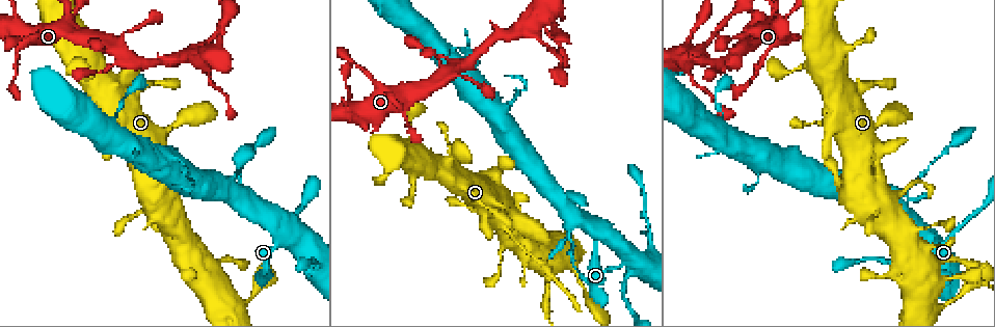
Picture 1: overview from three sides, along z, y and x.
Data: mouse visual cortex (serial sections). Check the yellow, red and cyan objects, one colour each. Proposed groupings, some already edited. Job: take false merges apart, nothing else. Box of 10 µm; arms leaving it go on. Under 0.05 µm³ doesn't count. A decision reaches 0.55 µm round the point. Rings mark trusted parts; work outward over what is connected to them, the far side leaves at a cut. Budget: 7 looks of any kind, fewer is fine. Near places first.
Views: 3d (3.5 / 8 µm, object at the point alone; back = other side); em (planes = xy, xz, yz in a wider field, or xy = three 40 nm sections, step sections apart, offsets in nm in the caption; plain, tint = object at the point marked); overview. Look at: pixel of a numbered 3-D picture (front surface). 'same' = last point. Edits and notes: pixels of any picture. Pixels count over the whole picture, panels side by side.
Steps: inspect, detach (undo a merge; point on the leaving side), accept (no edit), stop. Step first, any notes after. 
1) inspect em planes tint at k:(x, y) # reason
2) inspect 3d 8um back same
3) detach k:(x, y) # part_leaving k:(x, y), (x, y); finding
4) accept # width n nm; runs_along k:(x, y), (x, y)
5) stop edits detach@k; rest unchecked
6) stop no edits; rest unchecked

inspect 3d 3.5um at 1:(685, 49) # sharp bend

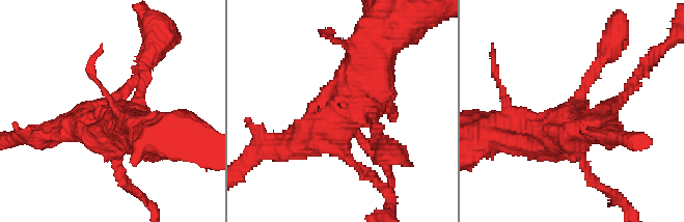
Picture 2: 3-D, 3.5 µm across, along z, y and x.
inspect em xy step 3 plain at 2:(573, 119)

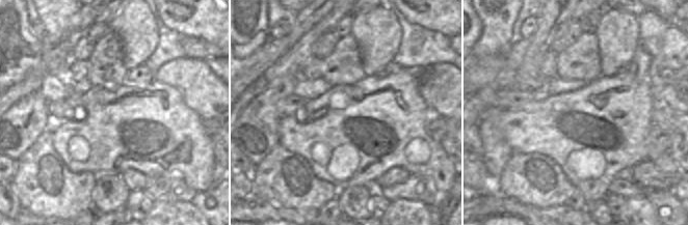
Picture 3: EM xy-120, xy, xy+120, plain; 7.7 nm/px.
inspect em xy step 3 tint same

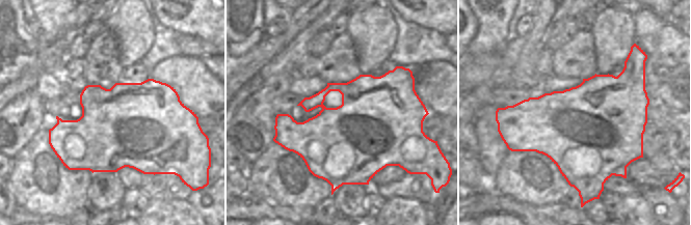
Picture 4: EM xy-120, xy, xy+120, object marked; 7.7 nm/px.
accept # runs_along 2:(286, 149), (347, 115), (385, 67); one cell here

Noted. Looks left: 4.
inspect 3d 8um at 1:(724, 70) # narrows sharply

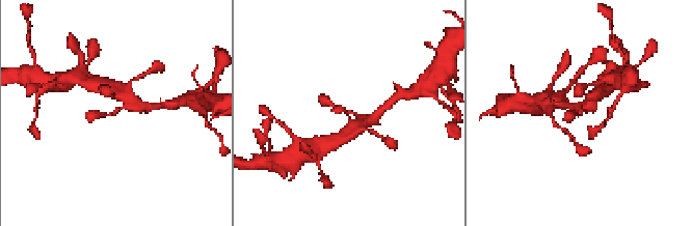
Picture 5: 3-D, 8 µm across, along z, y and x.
inspect 3d 3.5um same

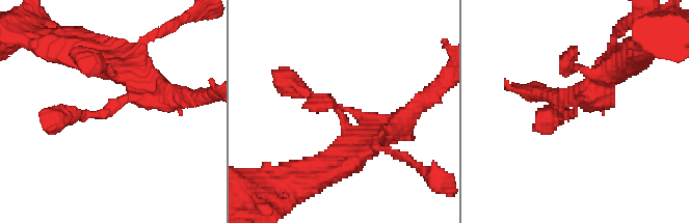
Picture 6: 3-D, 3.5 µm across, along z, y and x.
inspect em planes tint at 6:(342, 109) # shape alone is not enough

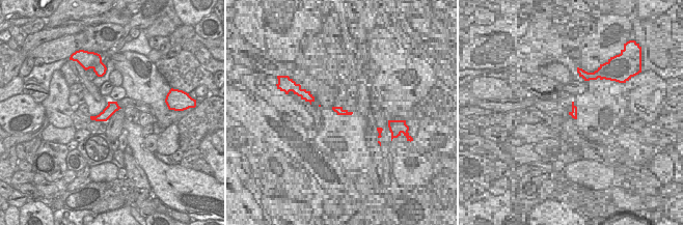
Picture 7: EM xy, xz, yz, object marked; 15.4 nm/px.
accept # runs_along 6:(362, 145), (368, 123), (285, 79); one cell here

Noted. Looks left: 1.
stop no edits; rest unchecked

